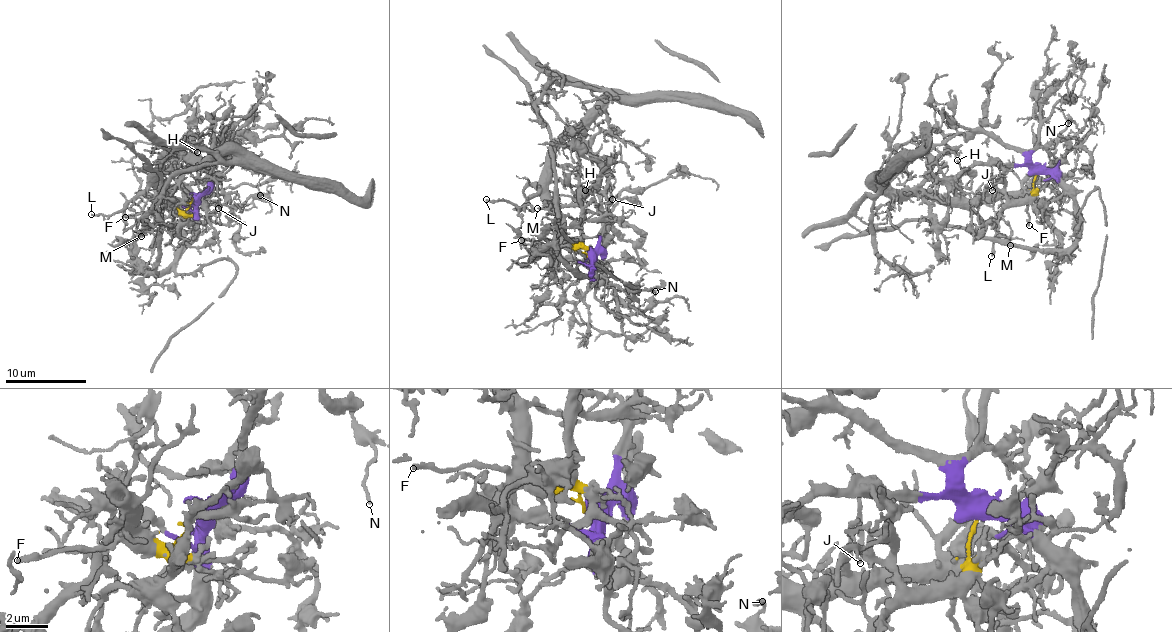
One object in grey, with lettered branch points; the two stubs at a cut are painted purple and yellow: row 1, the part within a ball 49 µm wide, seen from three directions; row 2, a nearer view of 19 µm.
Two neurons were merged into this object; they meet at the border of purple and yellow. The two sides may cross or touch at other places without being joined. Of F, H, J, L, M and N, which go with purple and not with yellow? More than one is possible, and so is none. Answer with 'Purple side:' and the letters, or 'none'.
Purple side: N

